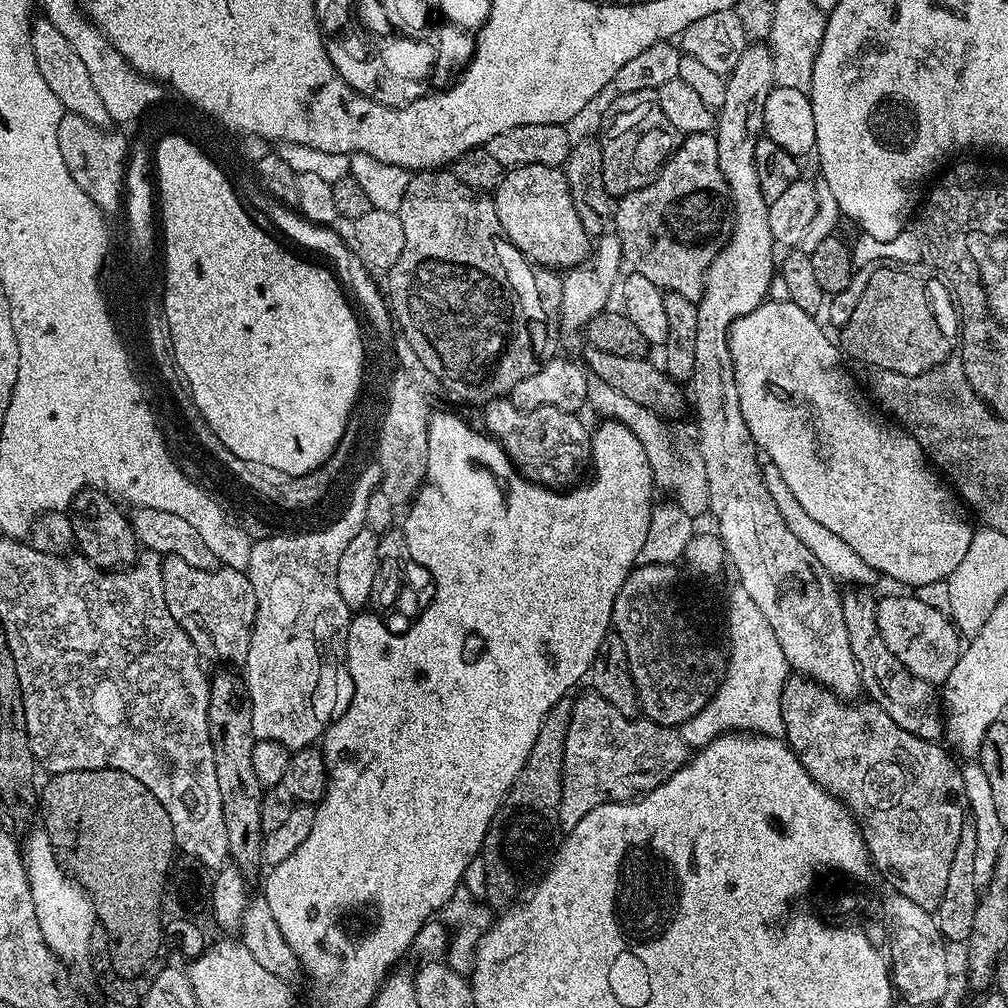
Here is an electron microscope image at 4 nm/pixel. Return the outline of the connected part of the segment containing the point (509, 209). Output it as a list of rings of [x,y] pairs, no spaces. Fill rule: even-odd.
[[[522,165],[509,167],[494,190],[498,222],[507,243],[517,248],[533,265],[567,270],[585,263],[594,247],[574,210],[570,186],[559,167]]]

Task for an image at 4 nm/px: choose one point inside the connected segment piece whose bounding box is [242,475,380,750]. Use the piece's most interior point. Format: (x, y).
(297, 676)

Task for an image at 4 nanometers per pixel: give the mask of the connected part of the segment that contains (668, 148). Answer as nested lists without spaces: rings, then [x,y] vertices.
[[[625,92],[615,98],[617,100],[613,102],[612,108],[616,111],[616,117],[609,122],[608,129],[605,130],[604,136],[602,135],[600,140],[600,145],[602,146],[602,182],[611,196],[619,198],[628,192],[646,186],[656,177],[657,172],[663,168],[669,156],[680,145],[682,134],[674,126],[670,126],[670,122],[666,122],[666,114],[662,114],[660,108],[650,106],[649,93]]]

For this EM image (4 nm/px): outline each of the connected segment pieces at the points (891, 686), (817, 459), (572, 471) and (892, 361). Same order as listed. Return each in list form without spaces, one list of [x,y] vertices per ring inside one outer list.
[[[852,586],[841,595],[842,622],[846,624],[846,638],[850,640],[850,650],[854,650],[854,658],[858,662],[860,682],[865,693],[869,692],[871,703],[876,704],[902,730],[914,734],[923,740],[939,741],[944,736],[944,713],[942,700],[937,689],[922,678],[910,674],[894,654],[882,642],[882,634],[878,634],[878,618],[876,617],[877,597],[871,596],[864,586]]]
[[[769,298],[758,305],[753,312],[732,324],[728,335],[728,345],[734,366],[734,382],[738,390],[738,402],[742,406],[742,418],[746,418],[746,426],[754,438],[757,449],[763,455],[764,452],[768,455],[767,463],[774,465],[778,474],[782,474],[782,482],[786,482],[786,486],[790,486],[790,494],[794,494],[794,498],[798,498],[802,510],[806,510],[806,514],[810,514],[810,518],[814,518],[814,522],[826,526],[826,530],[831,530],[833,534],[838,534],[838,538],[842,538],[842,542],[846,542],[846,546],[850,546],[850,550],[854,550],[854,554],[858,554],[858,558],[862,558],[862,562],[866,562],[872,568],[873,573],[881,572],[882,575],[889,576],[890,579],[897,580],[900,584],[909,584],[909,589],[912,590],[926,586],[926,582],[947,580],[951,572],[958,570],[958,562],[962,562],[962,558],[966,558],[966,550],[970,550],[973,525],[968,525],[960,517],[960,512],[956,509],[957,501],[954,499],[949,485],[934,471],[924,447],[911,434],[905,432],[899,424],[881,415],[870,403],[867,395],[864,397],[858,389],[852,388],[851,378],[844,373],[844,368],[840,365],[841,349],[834,343],[833,337],[831,340],[820,329],[820,324],[816,319],[817,317],[813,313],[802,310],[789,299]]]
[[[508,398],[489,400],[483,405],[482,412],[483,431],[500,443],[517,472],[528,480],[560,488],[581,479],[580,471],[586,468],[592,455],[592,432],[579,420],[581,417],[577,413],[558,410],[554,406],[542,406],[527,412],[518,410]]]
[[[896,269],[877,270],[870,275],[866,290],[858,298],[858,306],[850,314],[850,322],[839,329],[838,344],[843,355],[860,364],[869,364],[872,370],[894,370],[894,374],[907,376],[920,376],[949,359],[958,344],[958,313],[954,297],[943,279],[928,279],[927,275],[911,275]]]

